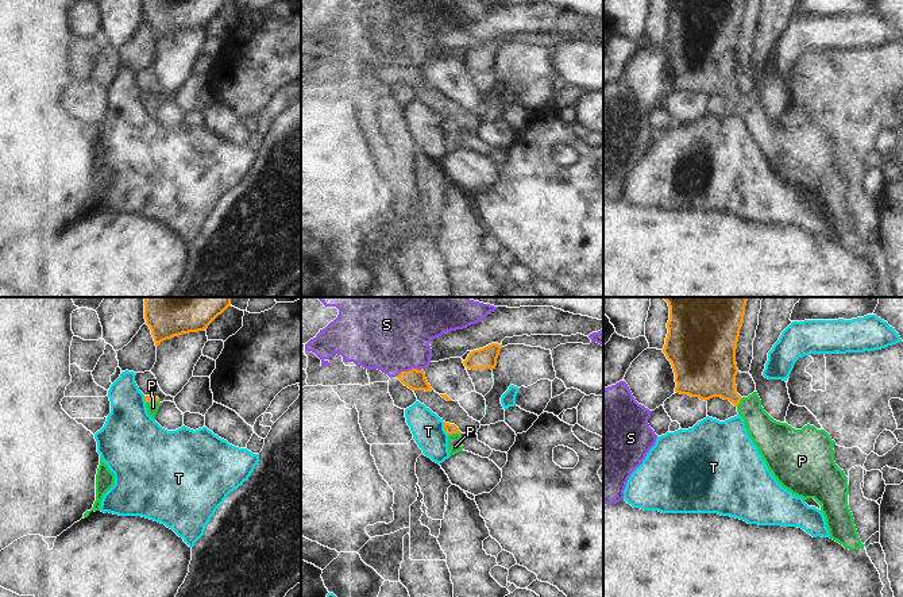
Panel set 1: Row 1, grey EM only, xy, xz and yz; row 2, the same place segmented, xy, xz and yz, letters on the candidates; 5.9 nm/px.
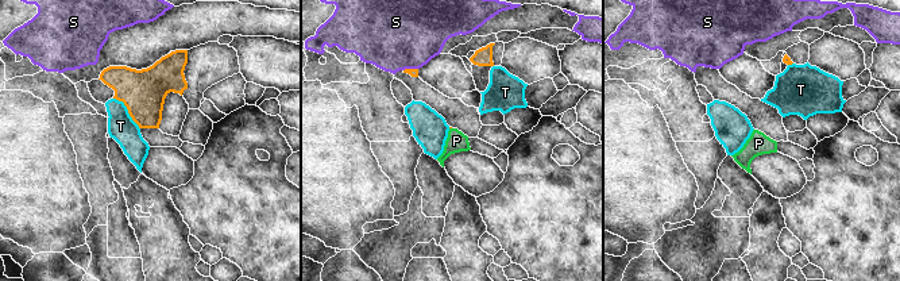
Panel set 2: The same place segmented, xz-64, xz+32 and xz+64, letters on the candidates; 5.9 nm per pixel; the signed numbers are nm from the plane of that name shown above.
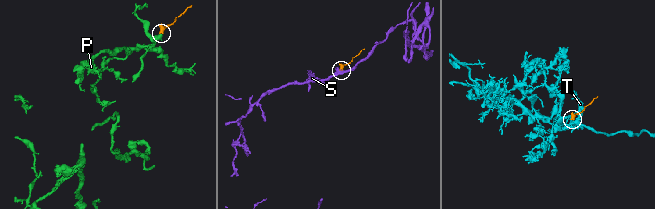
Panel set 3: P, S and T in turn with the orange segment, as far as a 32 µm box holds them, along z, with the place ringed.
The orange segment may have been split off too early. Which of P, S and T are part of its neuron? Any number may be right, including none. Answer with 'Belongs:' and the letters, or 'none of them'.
Belongs: P

